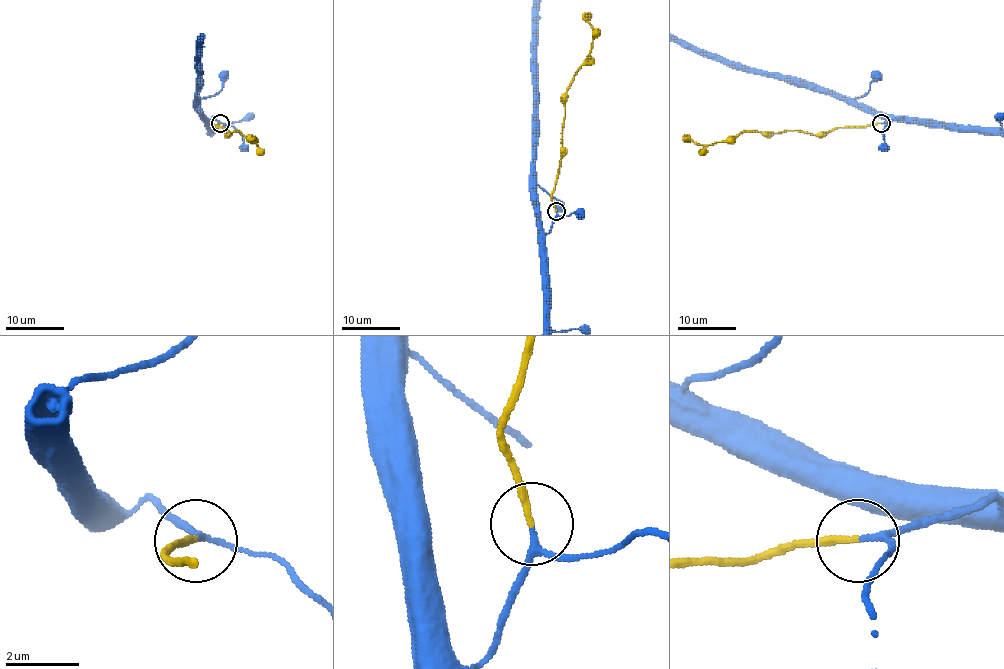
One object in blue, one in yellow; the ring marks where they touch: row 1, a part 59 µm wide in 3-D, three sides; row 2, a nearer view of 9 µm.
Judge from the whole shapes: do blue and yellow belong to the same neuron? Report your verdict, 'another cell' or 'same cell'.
same cell

